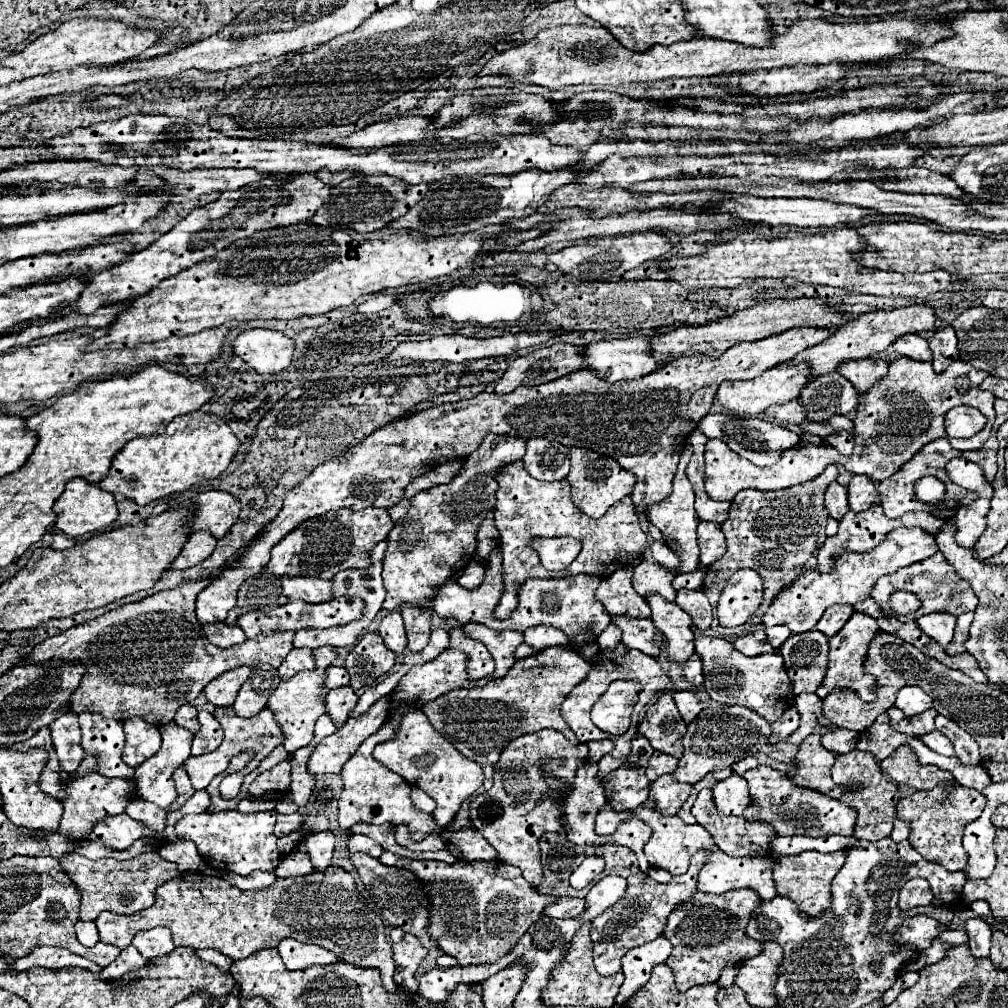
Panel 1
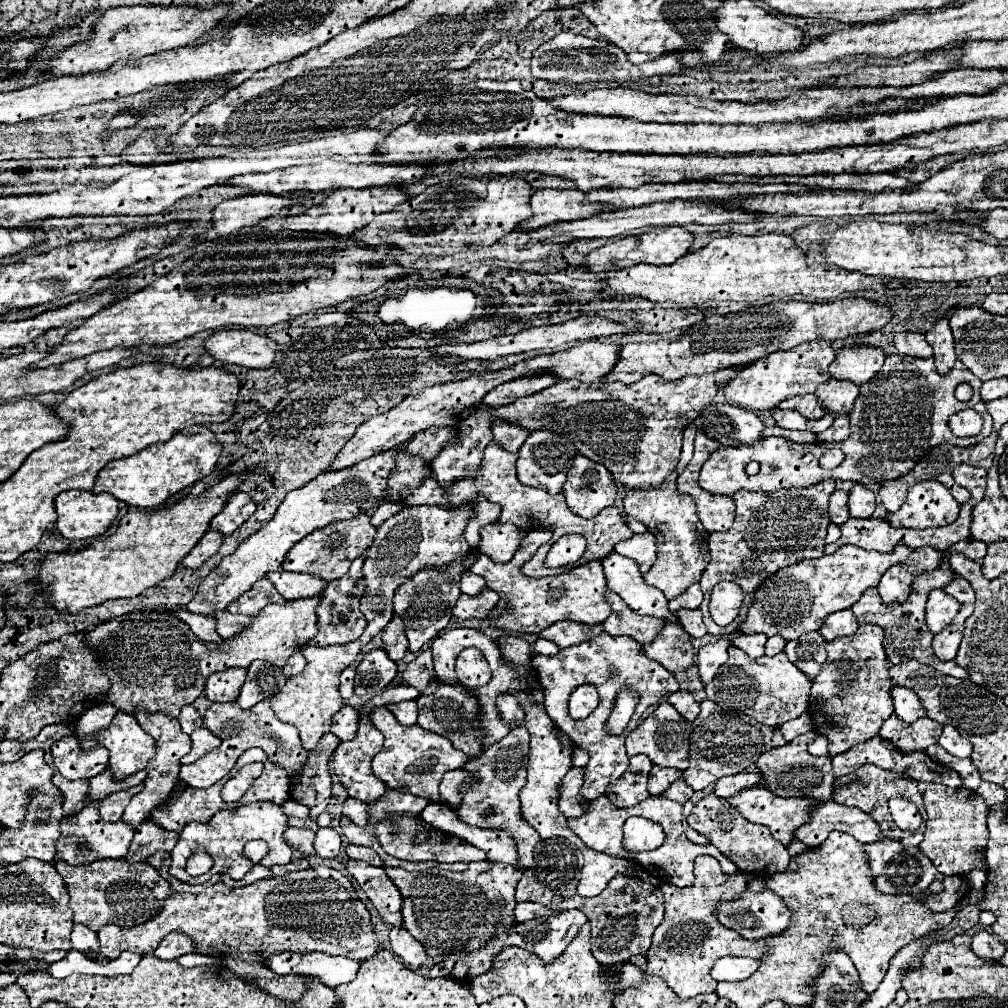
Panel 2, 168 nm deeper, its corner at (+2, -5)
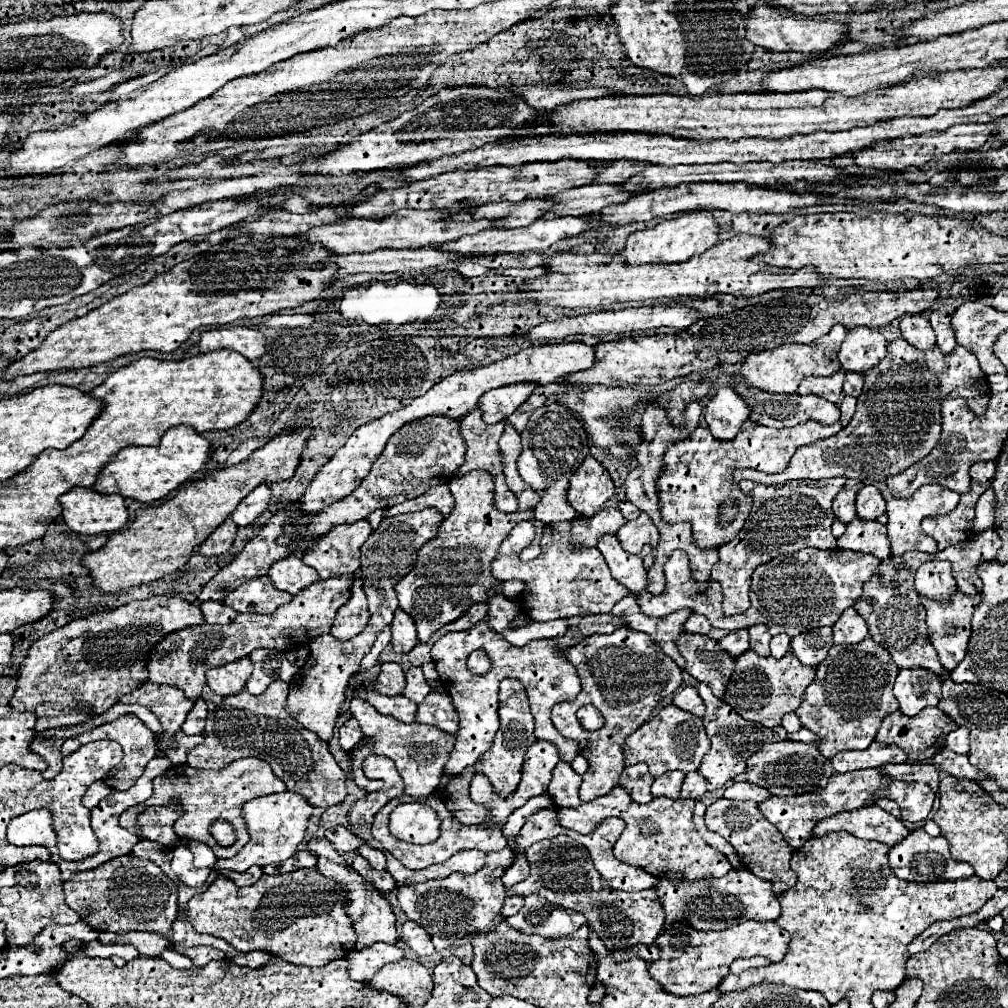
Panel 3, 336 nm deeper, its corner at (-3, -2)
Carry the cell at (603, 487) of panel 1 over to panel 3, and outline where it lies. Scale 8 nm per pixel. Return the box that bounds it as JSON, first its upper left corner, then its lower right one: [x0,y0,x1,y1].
[568,455,616,517]

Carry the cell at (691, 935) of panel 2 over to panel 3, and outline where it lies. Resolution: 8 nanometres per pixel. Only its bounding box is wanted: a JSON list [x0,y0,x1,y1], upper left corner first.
[650,921,788,995]

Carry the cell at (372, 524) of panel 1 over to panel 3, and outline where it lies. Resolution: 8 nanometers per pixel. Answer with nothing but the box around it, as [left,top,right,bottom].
[302,519,372,579]

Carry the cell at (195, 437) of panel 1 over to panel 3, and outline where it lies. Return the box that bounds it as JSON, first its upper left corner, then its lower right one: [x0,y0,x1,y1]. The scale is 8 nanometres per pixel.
[94,427,210,503]

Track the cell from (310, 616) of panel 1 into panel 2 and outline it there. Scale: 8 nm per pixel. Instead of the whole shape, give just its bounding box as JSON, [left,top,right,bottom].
[215,610,251,638]

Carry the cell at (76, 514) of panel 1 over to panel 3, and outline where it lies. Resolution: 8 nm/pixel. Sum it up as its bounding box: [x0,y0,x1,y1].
[60,487,128,535]

